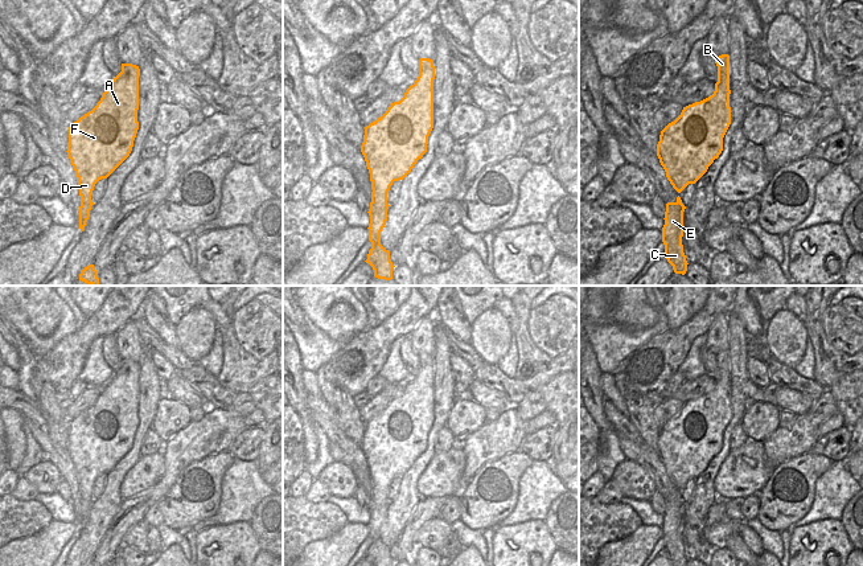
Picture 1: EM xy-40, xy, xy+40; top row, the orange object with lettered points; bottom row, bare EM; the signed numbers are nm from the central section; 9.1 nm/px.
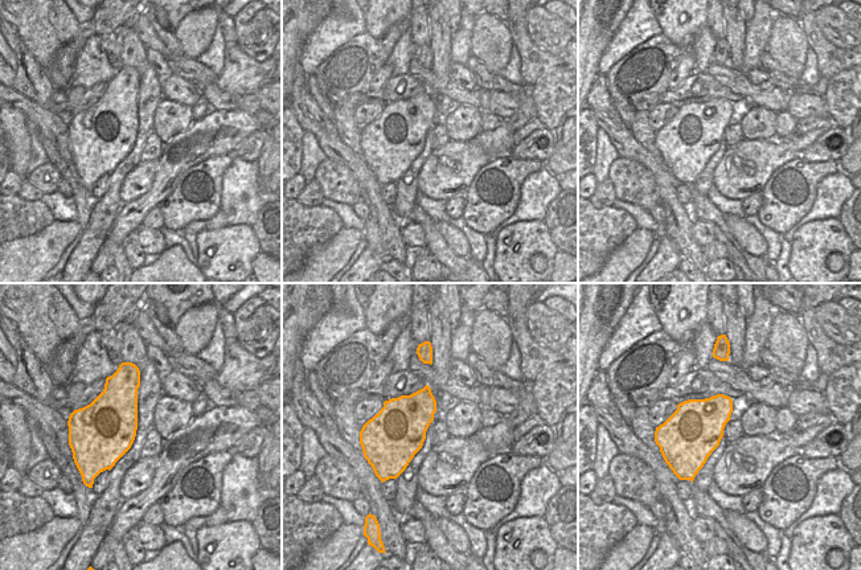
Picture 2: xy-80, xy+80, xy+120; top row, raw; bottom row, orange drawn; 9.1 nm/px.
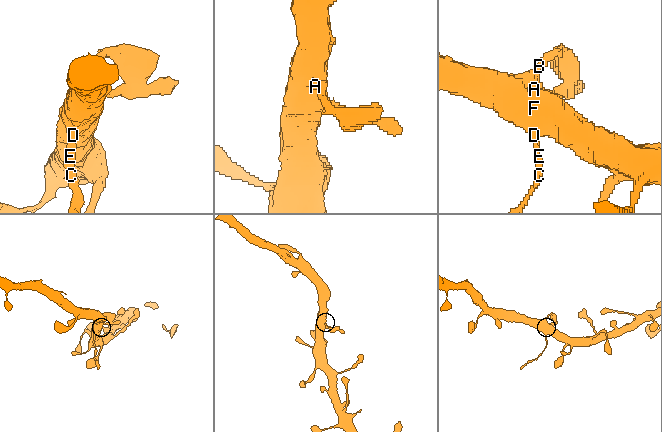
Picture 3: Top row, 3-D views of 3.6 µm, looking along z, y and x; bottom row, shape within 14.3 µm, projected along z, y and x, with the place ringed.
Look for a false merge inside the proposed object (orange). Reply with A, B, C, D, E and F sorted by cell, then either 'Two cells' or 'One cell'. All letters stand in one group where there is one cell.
Groups: A B D F / C E. Two cells.

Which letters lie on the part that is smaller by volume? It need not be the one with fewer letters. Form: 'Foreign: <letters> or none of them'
Foreign: C, E

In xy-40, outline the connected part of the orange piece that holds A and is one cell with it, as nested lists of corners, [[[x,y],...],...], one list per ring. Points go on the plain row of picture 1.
[[[122,360],[122,368],[106,381],[107,386],[103,389],[96,402],[69,423],[69,439],[66,448],[78,473],[79,492],[83,492],[90,503],[94,501],[91,489],[95,480],[102,475],[107,475],[130,452],[132,447],[133,436],[139,426],[139,372],[139,362],[132,360]]]

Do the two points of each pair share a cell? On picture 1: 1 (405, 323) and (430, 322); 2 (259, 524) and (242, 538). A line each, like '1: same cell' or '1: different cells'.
1: different cells
2: different cells

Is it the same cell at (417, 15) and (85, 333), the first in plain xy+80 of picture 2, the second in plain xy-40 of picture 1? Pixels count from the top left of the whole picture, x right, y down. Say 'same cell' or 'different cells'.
different cells

